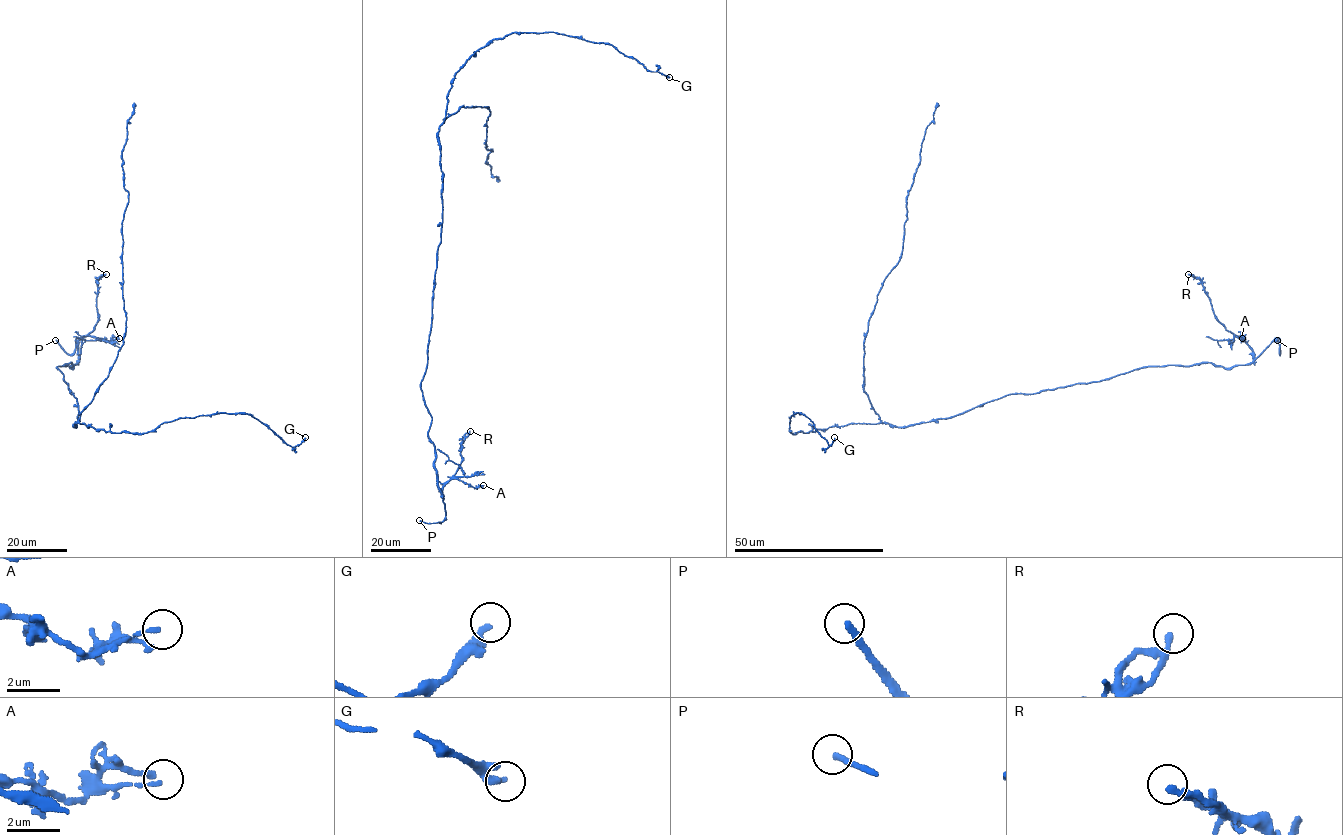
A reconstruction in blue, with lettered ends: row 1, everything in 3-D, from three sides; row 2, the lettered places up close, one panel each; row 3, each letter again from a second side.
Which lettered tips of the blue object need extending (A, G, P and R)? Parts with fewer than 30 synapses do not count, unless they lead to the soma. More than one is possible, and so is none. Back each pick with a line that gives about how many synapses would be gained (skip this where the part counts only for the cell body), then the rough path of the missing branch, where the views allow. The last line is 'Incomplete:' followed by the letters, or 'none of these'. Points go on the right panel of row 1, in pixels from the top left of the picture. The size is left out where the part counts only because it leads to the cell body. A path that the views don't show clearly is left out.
P: (1277, 340), (1283, 334), (1293, 332), (1301, 323), (1305, 307)
Incomplete: P

